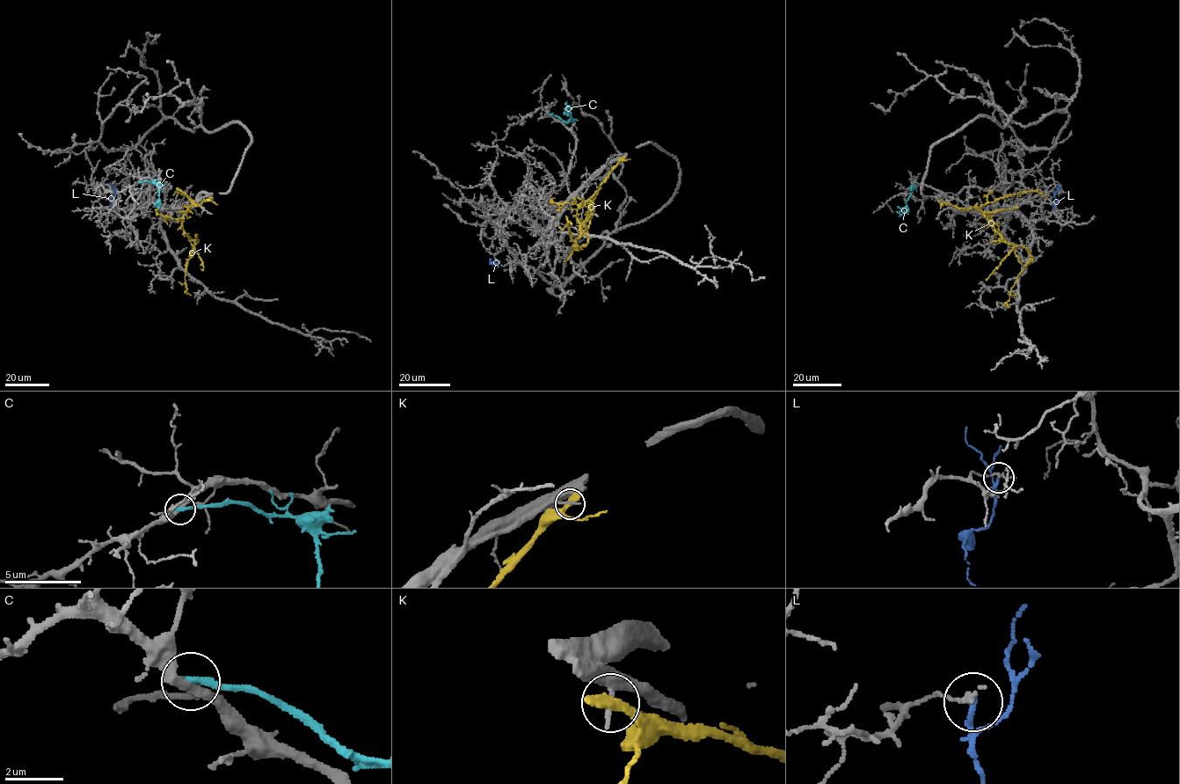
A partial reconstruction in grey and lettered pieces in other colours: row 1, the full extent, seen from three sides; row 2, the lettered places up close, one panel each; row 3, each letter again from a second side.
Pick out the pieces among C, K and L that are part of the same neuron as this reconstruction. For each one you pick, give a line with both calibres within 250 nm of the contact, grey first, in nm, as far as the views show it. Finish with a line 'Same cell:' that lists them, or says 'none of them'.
Same cell: none of them

